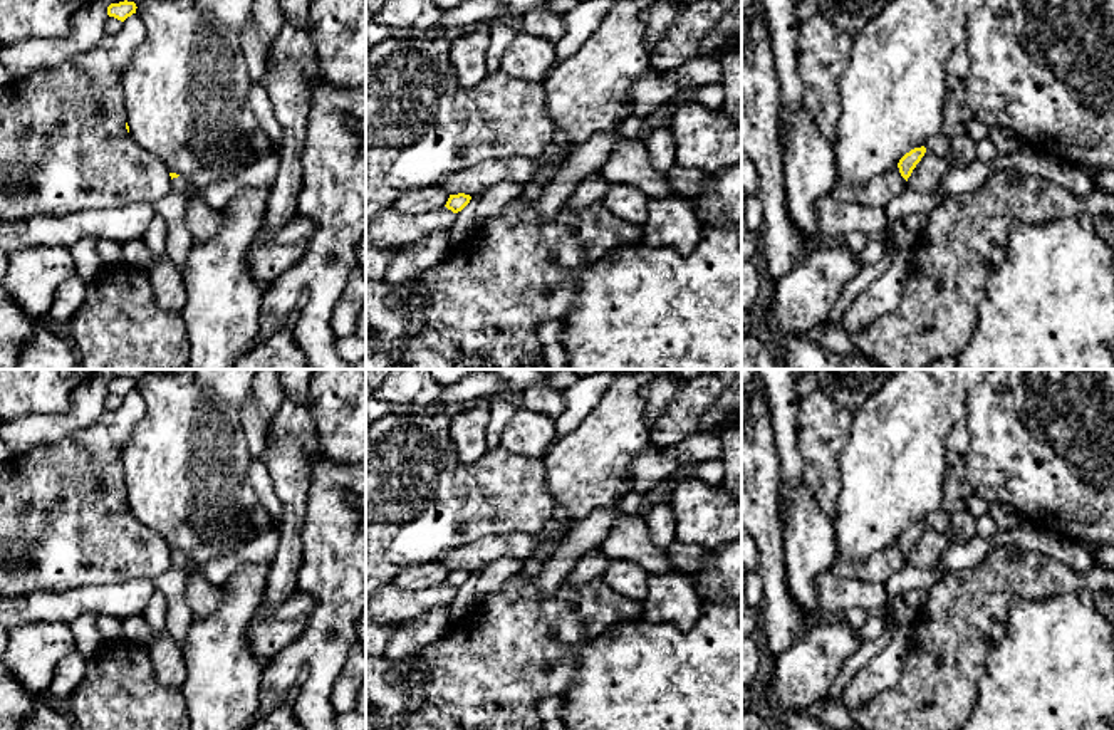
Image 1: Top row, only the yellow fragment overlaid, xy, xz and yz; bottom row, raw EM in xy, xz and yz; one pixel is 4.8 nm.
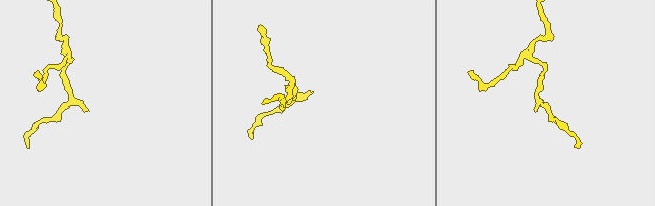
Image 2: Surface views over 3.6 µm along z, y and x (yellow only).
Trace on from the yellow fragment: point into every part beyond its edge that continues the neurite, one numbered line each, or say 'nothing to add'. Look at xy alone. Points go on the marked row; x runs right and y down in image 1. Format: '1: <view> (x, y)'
1: xy (178, 244)

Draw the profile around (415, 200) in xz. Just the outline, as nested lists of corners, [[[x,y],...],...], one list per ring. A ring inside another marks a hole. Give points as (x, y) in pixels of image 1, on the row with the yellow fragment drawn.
[[[440,186],[409,188],[398,196],[393,206],[408,213],[424,213],[445,206],[448,198],[450,195]]]

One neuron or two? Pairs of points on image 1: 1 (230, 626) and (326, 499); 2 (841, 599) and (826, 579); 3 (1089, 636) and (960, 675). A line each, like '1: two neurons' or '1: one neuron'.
1: two neurons
2: one neuron
3: two neurons

